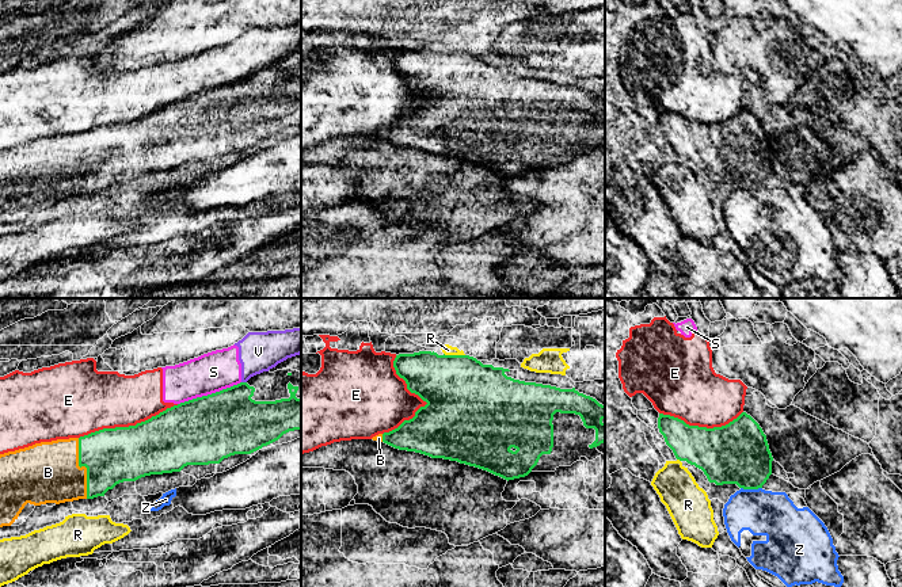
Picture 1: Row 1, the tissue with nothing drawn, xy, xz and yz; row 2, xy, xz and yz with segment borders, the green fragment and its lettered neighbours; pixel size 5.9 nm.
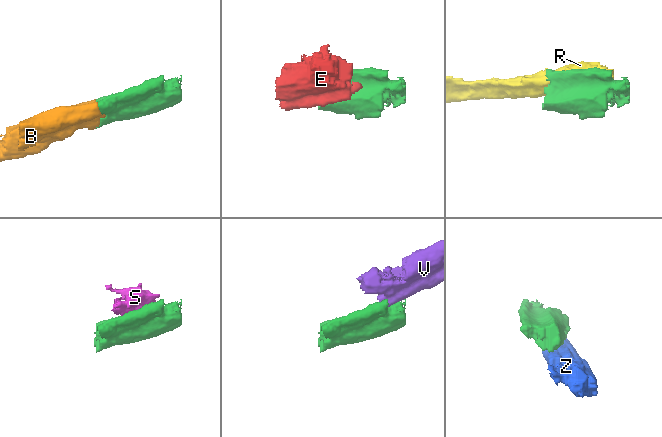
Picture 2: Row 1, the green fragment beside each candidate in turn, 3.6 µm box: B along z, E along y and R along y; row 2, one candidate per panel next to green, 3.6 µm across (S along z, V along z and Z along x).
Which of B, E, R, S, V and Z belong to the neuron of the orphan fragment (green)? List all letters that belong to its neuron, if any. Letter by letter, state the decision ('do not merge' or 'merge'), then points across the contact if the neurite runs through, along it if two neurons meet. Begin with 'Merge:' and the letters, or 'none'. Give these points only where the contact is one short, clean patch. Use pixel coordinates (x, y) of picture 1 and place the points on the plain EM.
Merge: B
B: merge
E: do not merge
R: do not merge | along xz (444, 49), (464, 52)
S: do not merge
V: do not merge | along xy (242, 77), (246, 79)
Z: do not merge

